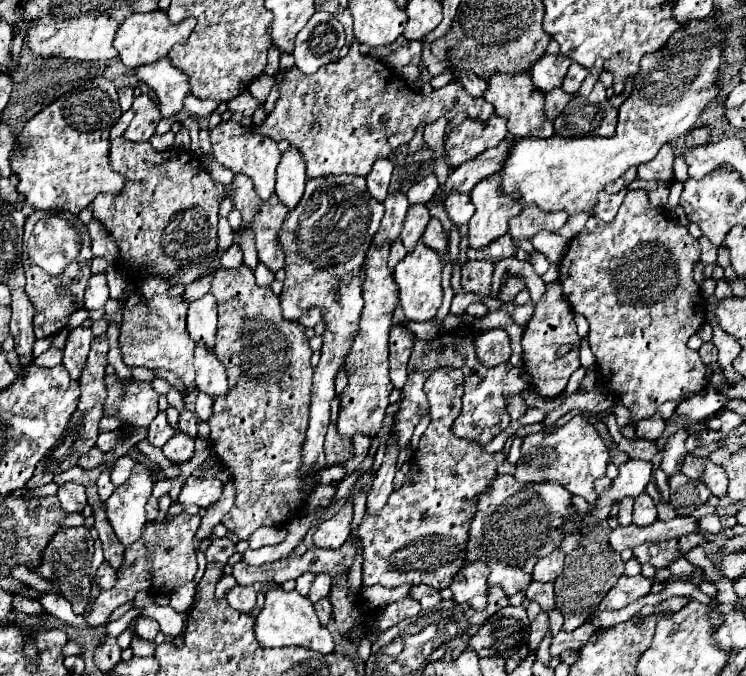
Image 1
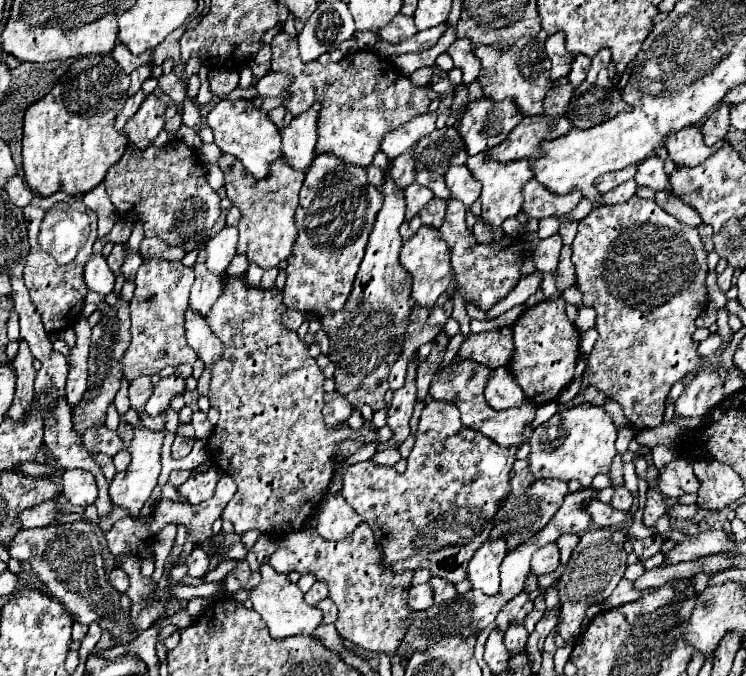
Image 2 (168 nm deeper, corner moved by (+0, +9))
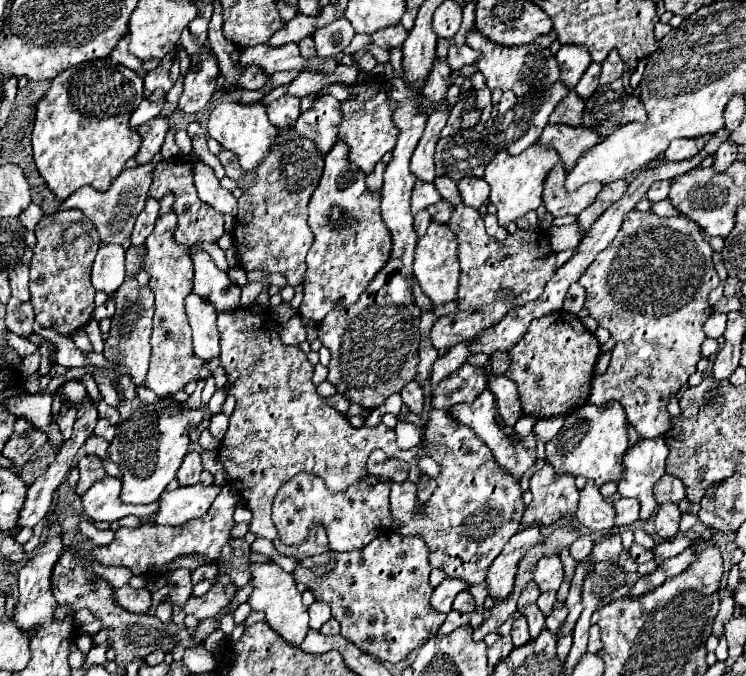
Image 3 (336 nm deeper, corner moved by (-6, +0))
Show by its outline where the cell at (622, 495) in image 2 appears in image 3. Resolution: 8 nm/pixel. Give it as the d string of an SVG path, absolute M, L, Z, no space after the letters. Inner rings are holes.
M620 498L614 502L614 510L616 510L616 526L626 526L638 520L640 504L634 498Z

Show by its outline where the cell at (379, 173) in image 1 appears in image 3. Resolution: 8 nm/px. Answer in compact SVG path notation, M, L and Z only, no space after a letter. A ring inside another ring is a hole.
M378 162L374 172L366 176L366 184L368 184L368 190L372 192L380 192L382 188L382 176L384 176L384 170L386 170L386 164L384 162Z

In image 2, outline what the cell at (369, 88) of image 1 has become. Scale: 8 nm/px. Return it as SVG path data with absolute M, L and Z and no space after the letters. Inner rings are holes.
M280 31L272 43L272 71L290 73L294 83L290 85L292 97L286 101L286 109L292 115L306 111L316 99L322 103L318 119L318 145L316 153L334 153L346 163L368 167L374 153L380 149L382 137L408 123L412 117L428 111L432 99L440 95L430 87L416 87L404 77L390 59L376 55L374 51L358 51L342 59L340 63L320 64L318 61L302 63L296 47L296 39Z

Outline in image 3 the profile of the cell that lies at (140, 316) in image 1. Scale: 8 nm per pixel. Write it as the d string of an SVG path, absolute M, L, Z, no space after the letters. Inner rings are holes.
M174 212L164 214L158 222L152 234L146 238L146 254L142 260L144 270L150 274L150 290L156 298L156 312L154 312L154 330L150 336L152 344L152 356L150 356L150 368L146 374L144 386L156 392L160 398L166 394L174 394L182 390L188 382L196 380L200 368L204 366L198 356L192 352L192 338L190 338L190 324L186 320L184 312L184 300L192 294L192 260L188 256L188 248L182 248L180 244L174 244L172 232L174 232L176 216Z

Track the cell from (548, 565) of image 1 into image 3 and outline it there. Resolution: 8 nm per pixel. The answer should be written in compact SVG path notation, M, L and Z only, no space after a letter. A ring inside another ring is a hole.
M544 556L542 560L538 560L536 570L534 570L534 582L538 584L538 588L542 592L556 592L562 584L562 562L560 556Z

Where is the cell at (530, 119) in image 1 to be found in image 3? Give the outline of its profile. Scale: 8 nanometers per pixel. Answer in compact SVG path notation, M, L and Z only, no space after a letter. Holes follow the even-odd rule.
M470 32L466 44L470 48L480 48L482 56L480 62L476 64L478 70L484 74L486 78L486 86L490 90L500 88L502 92L512 90L516 96L524 96L528 92L534 90L544 90L552 84L556 84L560 80L560 68L556 64L556 58L552 56L550 48L544 48L540 44L526 44L520 48L508 48L508 46L498 46L490 40L486 40L480 32Z

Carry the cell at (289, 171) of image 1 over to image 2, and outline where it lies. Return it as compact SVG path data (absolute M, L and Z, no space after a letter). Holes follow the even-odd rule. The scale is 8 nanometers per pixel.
M314 103L302 115L296 115L282 129L282 153L286 161L298 169L306 171L314 159L316 147L316 119L320 113L320 103Z

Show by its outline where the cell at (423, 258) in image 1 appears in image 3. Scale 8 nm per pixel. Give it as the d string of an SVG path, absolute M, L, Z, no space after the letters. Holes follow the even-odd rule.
M430 224L426 234L418 240L414 250L414 278L420 282L422 292L432 300L434 306L442 306L450 300L456 300L458 294L458 280L460 280L460 266L456 258L456 240L454 232L448 230L446 224Z

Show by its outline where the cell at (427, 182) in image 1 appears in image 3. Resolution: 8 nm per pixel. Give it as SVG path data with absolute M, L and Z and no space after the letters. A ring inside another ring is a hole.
M438 176L438 178L434 180L434 186L436 186L436 190L440 192L440 196L442 196L444 200L448 200L452 206L458 206L458 204L462 202L462 198L458 196L458 188L456 188L456 182L454 182L454 180L450 180L450 178L446 178L446 176Z

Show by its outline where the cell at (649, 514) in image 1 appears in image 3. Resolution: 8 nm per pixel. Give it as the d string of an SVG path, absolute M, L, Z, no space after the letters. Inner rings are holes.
M664 504L656 512L656 534L660 538L672 538L678 532L678 522L680 522L680 510L676 504Z

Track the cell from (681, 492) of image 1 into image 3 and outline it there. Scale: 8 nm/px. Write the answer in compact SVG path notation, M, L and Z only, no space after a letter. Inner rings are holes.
M664 474L654 486L654 498L658 504L666 504L666 502L678 504L680 500L686 498L686 486L676 476Z

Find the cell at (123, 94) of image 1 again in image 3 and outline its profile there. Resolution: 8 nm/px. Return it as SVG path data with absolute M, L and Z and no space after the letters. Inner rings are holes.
M170 52L170 56L164 56L160 60L160 64L144 76L144 96L150 96L158 88L162 88L164 92L168 92L174 86L174 82L170 80L172 60L174 60L174 54Z

